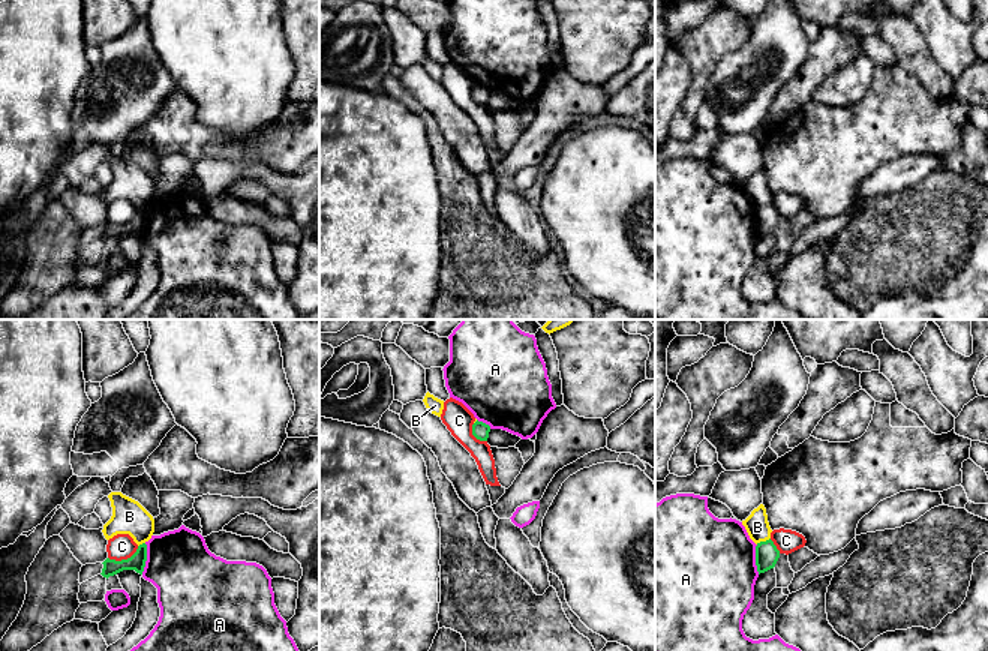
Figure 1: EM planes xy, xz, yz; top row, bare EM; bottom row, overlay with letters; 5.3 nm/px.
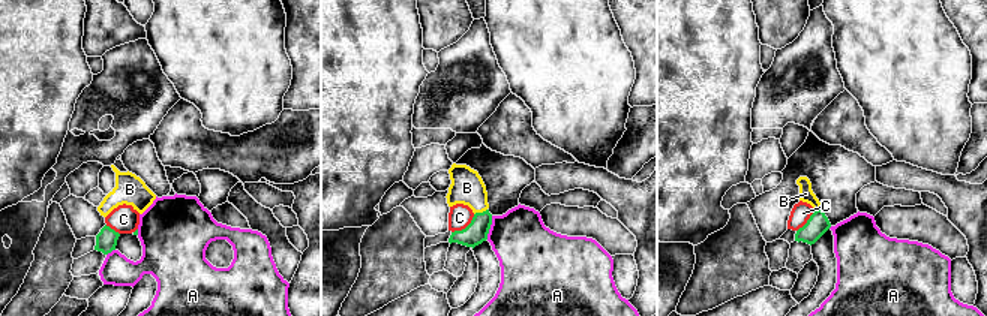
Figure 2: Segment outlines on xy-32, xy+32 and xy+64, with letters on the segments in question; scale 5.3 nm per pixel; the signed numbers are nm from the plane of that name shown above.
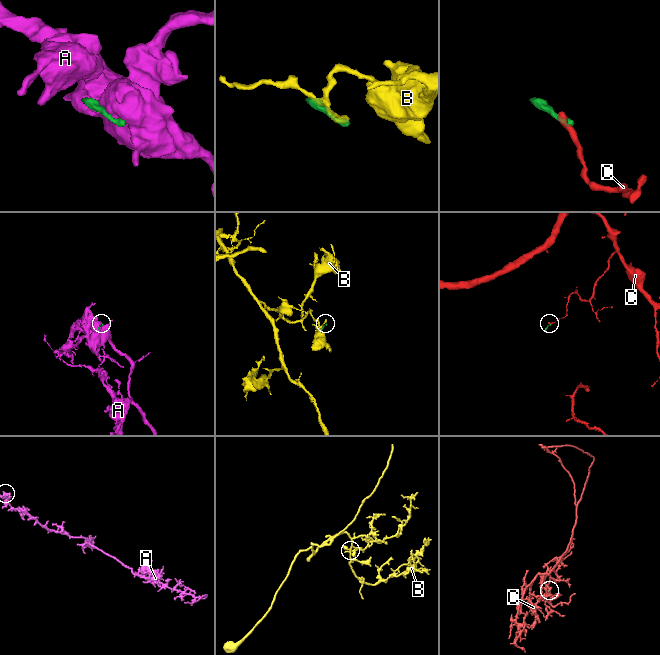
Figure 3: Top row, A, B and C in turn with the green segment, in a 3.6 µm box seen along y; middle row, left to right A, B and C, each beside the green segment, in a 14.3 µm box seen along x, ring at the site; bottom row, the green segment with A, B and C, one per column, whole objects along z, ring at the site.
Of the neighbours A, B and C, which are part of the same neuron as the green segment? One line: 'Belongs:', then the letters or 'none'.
Belongs: none

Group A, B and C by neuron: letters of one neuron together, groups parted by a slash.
A / B / C

